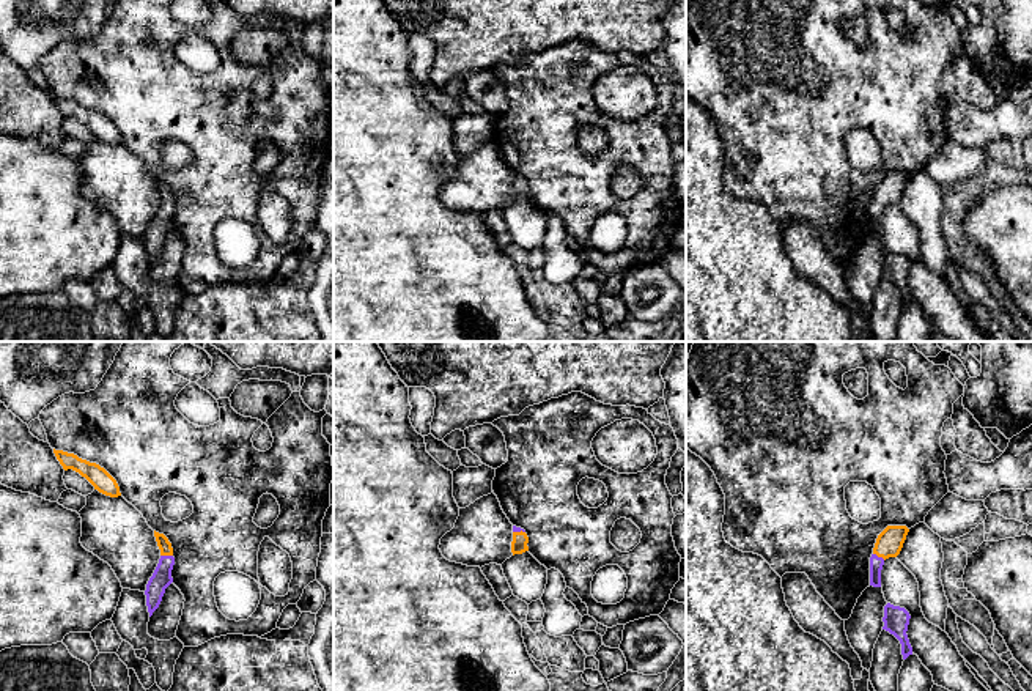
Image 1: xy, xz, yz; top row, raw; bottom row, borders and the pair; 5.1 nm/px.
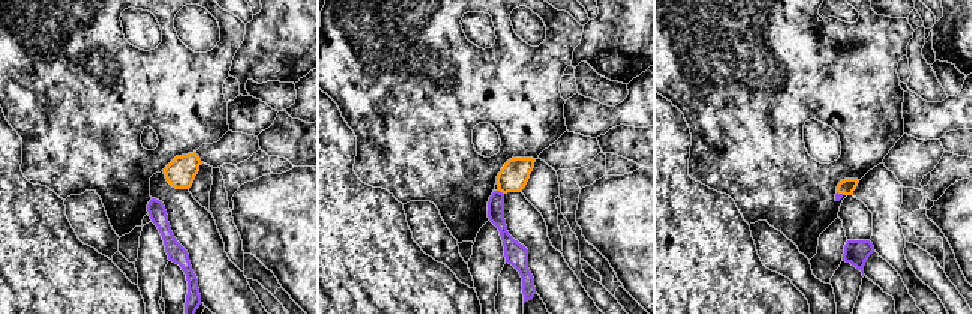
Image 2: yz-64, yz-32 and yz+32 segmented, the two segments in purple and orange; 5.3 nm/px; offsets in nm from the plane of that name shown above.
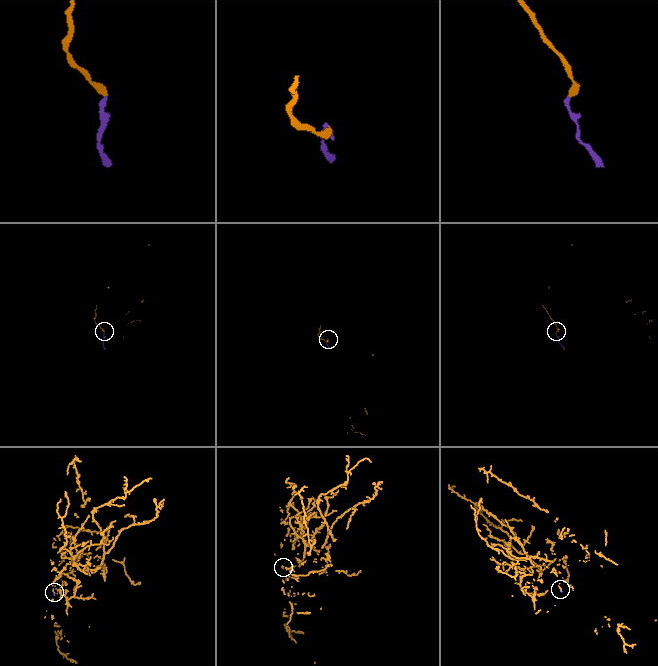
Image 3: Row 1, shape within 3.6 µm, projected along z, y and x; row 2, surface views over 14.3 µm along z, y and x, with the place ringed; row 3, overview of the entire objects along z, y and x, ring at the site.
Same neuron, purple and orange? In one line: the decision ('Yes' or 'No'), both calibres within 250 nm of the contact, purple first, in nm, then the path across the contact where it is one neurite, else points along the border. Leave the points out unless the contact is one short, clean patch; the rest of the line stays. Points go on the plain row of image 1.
Yes. Thickness 100 nm (purple) against 70 nm. Path across: xy (161, 227), (167, 203), (164, 192)

